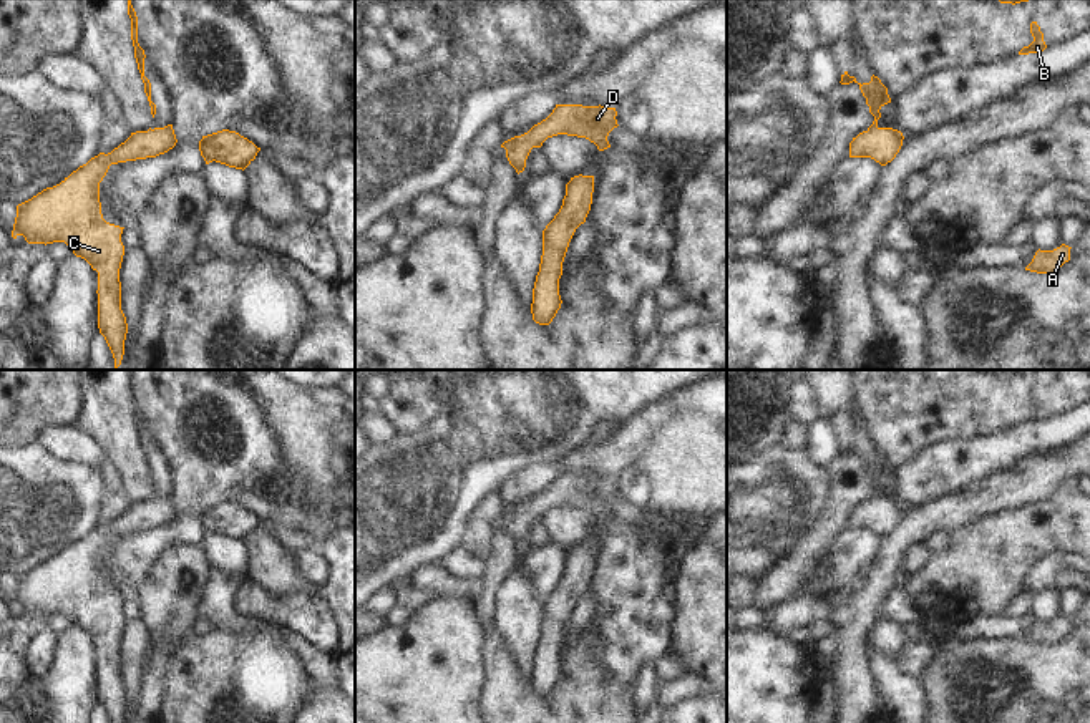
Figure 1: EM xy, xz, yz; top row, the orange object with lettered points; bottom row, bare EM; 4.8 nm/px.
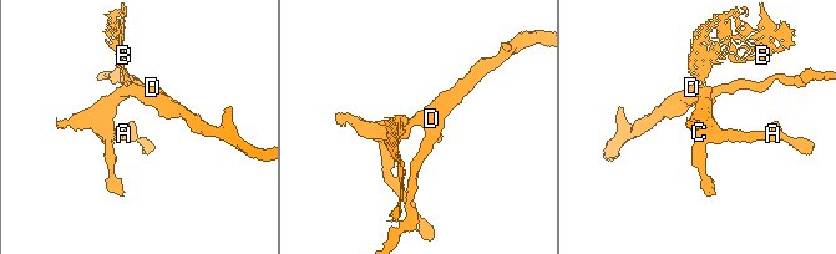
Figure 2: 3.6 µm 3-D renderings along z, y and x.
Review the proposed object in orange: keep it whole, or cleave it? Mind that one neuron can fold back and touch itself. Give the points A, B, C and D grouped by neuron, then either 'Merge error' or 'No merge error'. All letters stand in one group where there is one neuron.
Groups: A C D / B. Merge error.

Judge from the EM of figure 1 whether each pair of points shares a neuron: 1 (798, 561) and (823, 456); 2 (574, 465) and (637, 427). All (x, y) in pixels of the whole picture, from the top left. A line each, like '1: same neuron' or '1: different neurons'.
1: different neurons
2: same neuron

